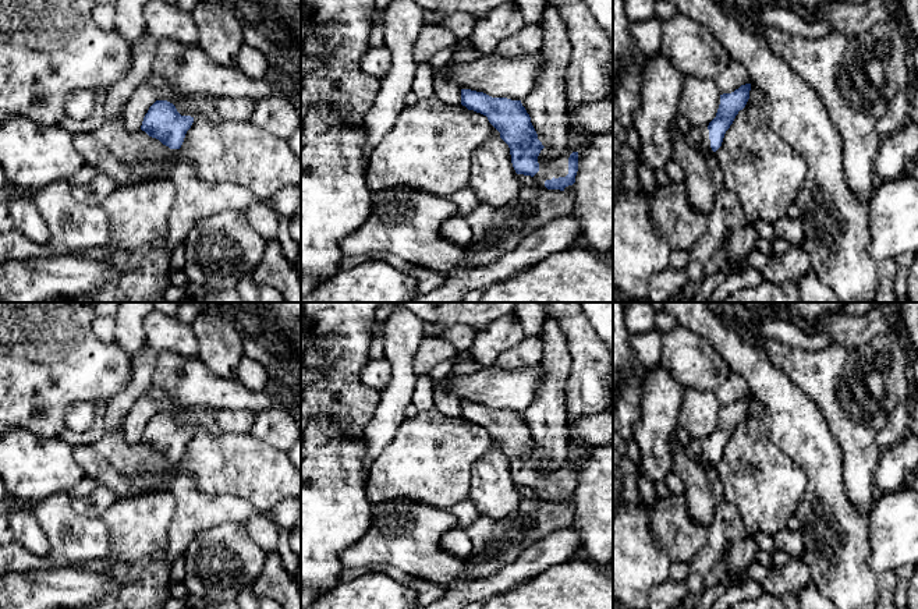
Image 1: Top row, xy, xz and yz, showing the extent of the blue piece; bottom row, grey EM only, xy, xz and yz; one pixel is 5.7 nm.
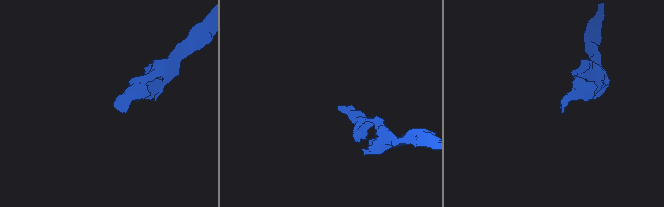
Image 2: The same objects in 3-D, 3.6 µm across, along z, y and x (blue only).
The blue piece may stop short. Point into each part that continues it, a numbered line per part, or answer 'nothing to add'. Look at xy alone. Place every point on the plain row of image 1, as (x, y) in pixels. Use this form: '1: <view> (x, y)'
nothing to add

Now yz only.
1: yz (698, 449)

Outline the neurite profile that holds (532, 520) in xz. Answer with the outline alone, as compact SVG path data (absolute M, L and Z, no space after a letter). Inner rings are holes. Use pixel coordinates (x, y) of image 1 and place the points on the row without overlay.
M574 496L563 503L522 499L514 513L495 521L492 541L479 555L468 556L462 574L444 588L497 573L517 560L525 541L534 545L553 531L571 527L573 504Z

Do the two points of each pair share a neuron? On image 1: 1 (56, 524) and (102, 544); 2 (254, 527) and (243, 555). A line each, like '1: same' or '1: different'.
1: same
2: different

